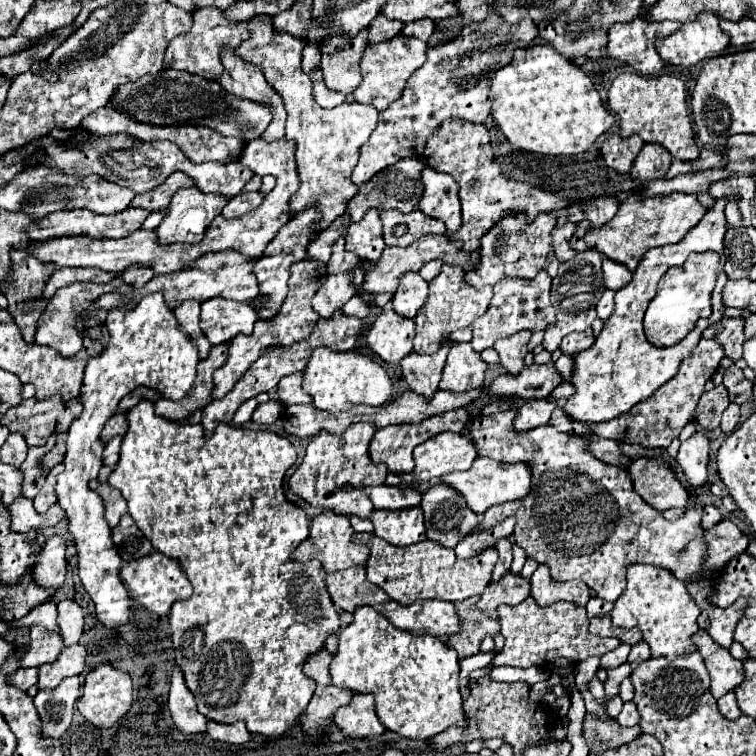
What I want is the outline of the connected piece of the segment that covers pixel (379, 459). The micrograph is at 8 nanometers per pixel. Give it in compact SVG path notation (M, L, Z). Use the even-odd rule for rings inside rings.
M462 407L462 409L456 409L456 411L446 411L442 415L434 415L426 421L420 421L420 423L414 423L414 425L390 425L386 429L378 429L370 441L370 459L378 465L378 463L384 463L388 467L390 473L396 473L396 475L402 475L402 473L410 473L414 469L414 457L412 457L412 451L414 447L418 447L420 443L428 441L430 437L438 435L438 433L444 433L444 431L462 431L468 423L470 415L468 415L468 409Z

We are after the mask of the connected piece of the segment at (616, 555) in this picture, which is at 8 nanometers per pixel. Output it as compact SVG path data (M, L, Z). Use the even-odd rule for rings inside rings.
M512 409L496 413L492 417L478 417L476 423L470 427L470 437L476 443L480 457L490 457L502 463L526 463L532 473L532 491L520 501L506 503L504 507L490 507L480 521L480 529L490 529L496 525L496 521L500 523L490 531L474 531L470 533L470 537L462 539L454 549L460 559L470 559L486 551L488 547L494 547L500 539L510 539L514 531L514 541L526 551L526 557L534 559L538 565L550 567L550 575L554 581L580 579L596 593L596 597L612 603L622 595L626 587L626 567L632 563L650 563L664 567L672 571L674 577L680 581L694 581L700 575L700 569L706 561L706 541L704 529L700 525L704 505L696 501L694 505L686 507L688 493L686 489L682 489L682 483L678 481L676 473L664 461L636 459L626 473L620 467L612 467L596 459L588 451L588 443L576 433L562 433L552 425L550 429L530 429L526 433L518 433L512 429L514 417L516 411ZM672 507L686 507L686 513L676 521L668 521L662 517L660 511Z

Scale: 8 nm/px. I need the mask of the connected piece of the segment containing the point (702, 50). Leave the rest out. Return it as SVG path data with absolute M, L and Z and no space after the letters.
M700 13L694 23L686 23L678 33L658 39L658 53L670 65L692 67L704 59L720 57L730 45L730 37L720 29L714 13Z

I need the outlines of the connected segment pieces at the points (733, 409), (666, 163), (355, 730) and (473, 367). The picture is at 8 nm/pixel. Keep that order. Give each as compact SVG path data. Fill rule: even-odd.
M730 403L730 407L722 413L720 429L722 429L722 433L728 435L728 433L732 433L738 427L738 423L740 423L740 405Z
M646 143L642 147L642 153L638 153L634 161L634 169L630 171L632 179L650 181L650 179L664 179L670 169L670 153L662 149L662 145L650 145Z
M354 695L350 705L336 711L334 721L348 739L376 739L386 731L376 717L374 697L370 695Z
M454 343L448 353L446 367L442 371L440 389L452 393L464 393L484 387L484 373L488 365L480 359L480 353L474 353L468 343Z

